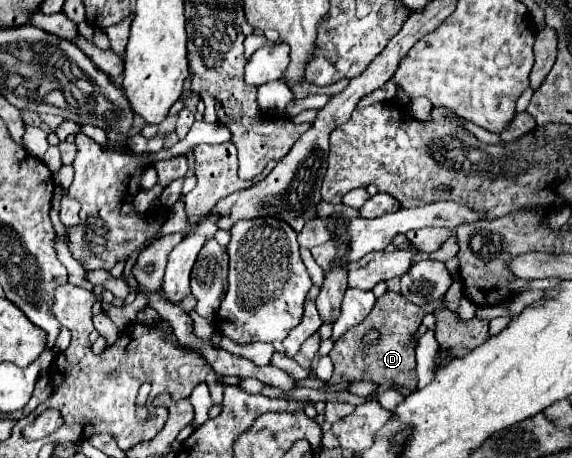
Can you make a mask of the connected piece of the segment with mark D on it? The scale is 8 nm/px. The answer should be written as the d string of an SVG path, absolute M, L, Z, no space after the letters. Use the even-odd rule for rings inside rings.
M386 292L382 298L376 300L376 306L372 312L354 328L350 328L332 348L330 358L334 362L334 374L328 380L328 386L342 382L342 380L370 380L376 384L400 384L410 390L416 388L418 376L416 376L416 342L414 334L422 322L422 316L428 312L434 312L436 308L442 308L442 300L434 300L424 306L410 304L404 296ZM370 328L376 328L380 332L380 340L374 342L372 346L366 346L362 338L368 334Z

